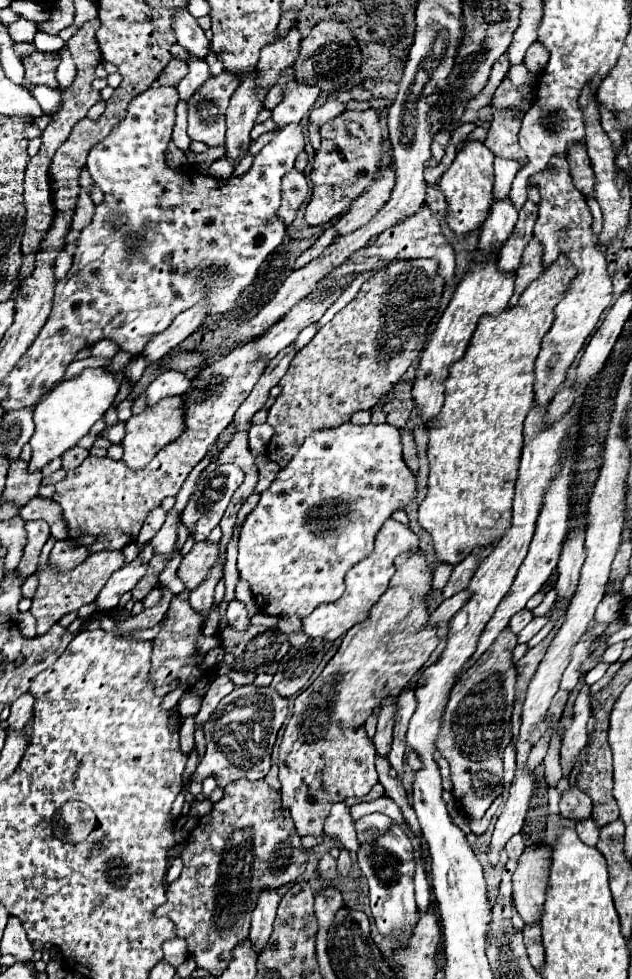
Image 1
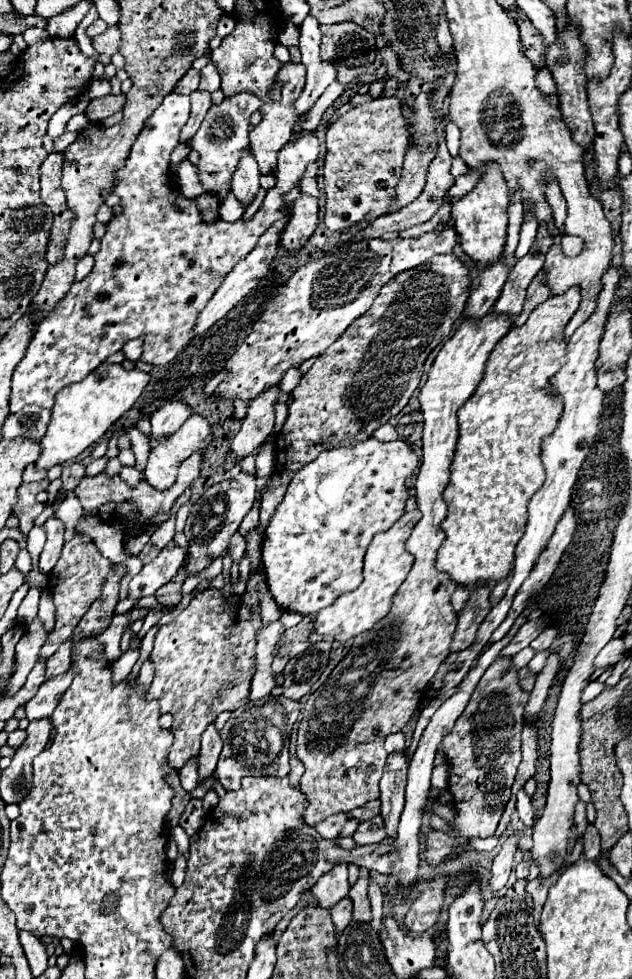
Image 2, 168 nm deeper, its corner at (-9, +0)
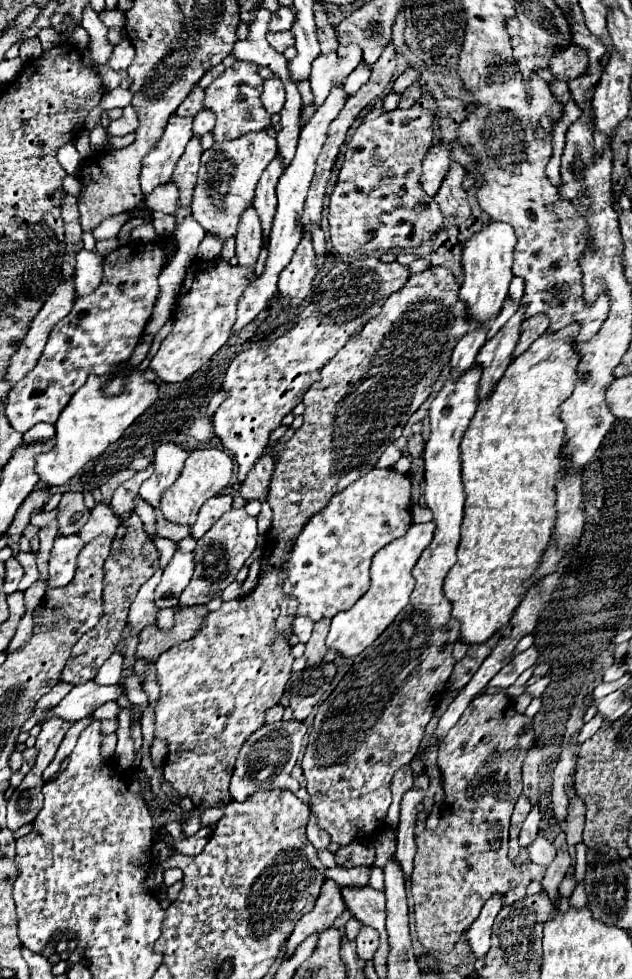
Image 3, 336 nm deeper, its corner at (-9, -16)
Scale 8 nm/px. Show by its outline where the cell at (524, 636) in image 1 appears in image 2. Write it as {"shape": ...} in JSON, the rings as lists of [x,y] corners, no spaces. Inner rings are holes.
{"shape":[[[545,628],[545,630],[531,642],[531,648],[533,648],[535,652],[547,650],[547,648],[553,644],[555,636],[557,636],[557,630],[555,630],[555,628]]]}

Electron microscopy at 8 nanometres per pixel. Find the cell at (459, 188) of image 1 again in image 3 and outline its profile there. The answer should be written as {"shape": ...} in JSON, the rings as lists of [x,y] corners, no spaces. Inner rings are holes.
{"shape":[[[489,220],[483,230],[475,232],[461,244],[461,264],[463,264],[463,284],[459,288],[459,298],[467,302],[471,320],[487,322],[497,316],[503,300],[507,298],[509,282],[513,278],[513,248],[515,248],[515,232],[507,222]]]}

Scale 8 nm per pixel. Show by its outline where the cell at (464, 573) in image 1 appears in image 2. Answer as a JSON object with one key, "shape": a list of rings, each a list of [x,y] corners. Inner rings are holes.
{"shape":[[[489,586],[477,588],[475,592],[471,592],[465,610],[459,614],[457,620],[457,630],[451,642],[451,652],[461,652],[463,648],[469,648],[475,642],[479,624],[485,620],[487,612],[491,610],[491,602],[489,602]]]}

